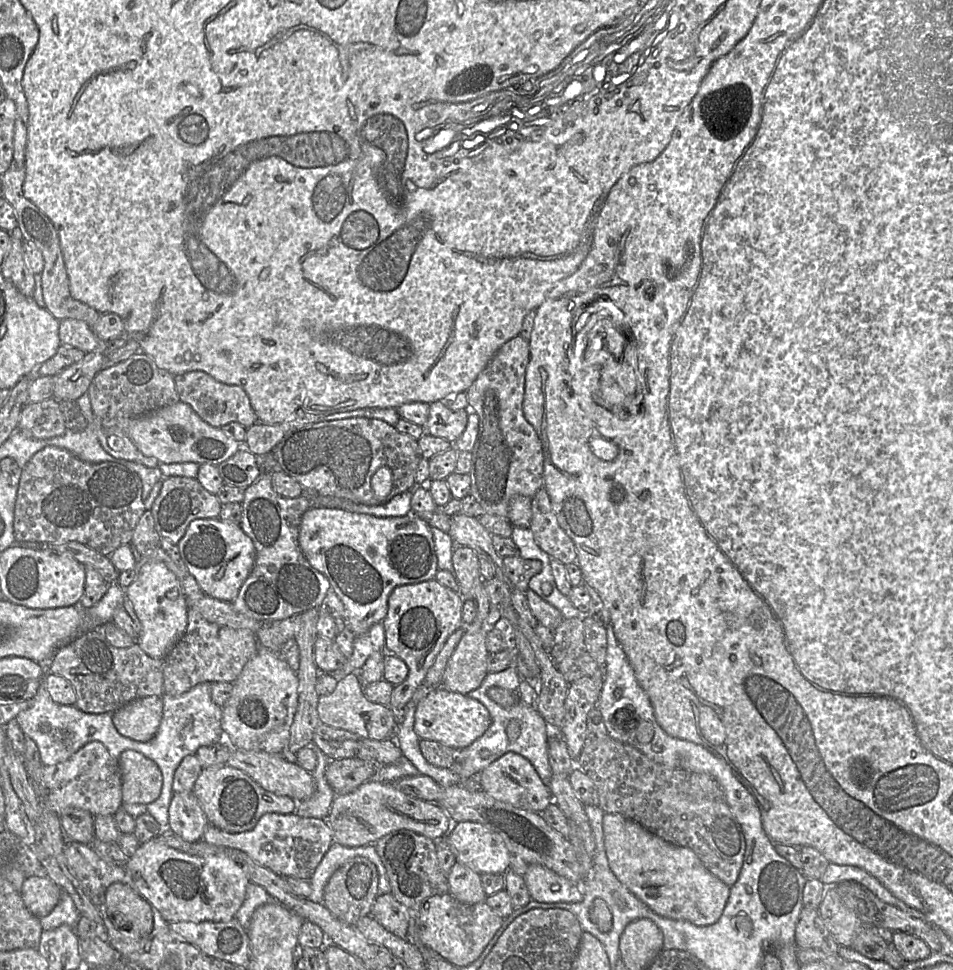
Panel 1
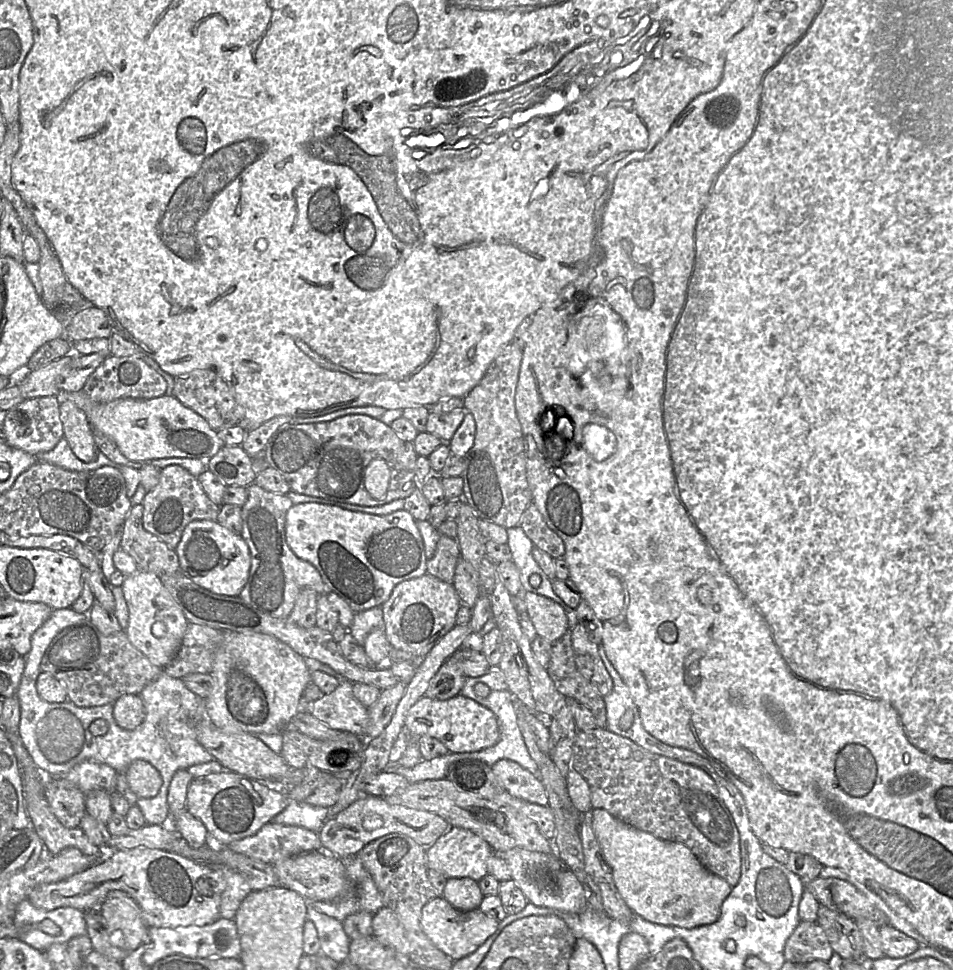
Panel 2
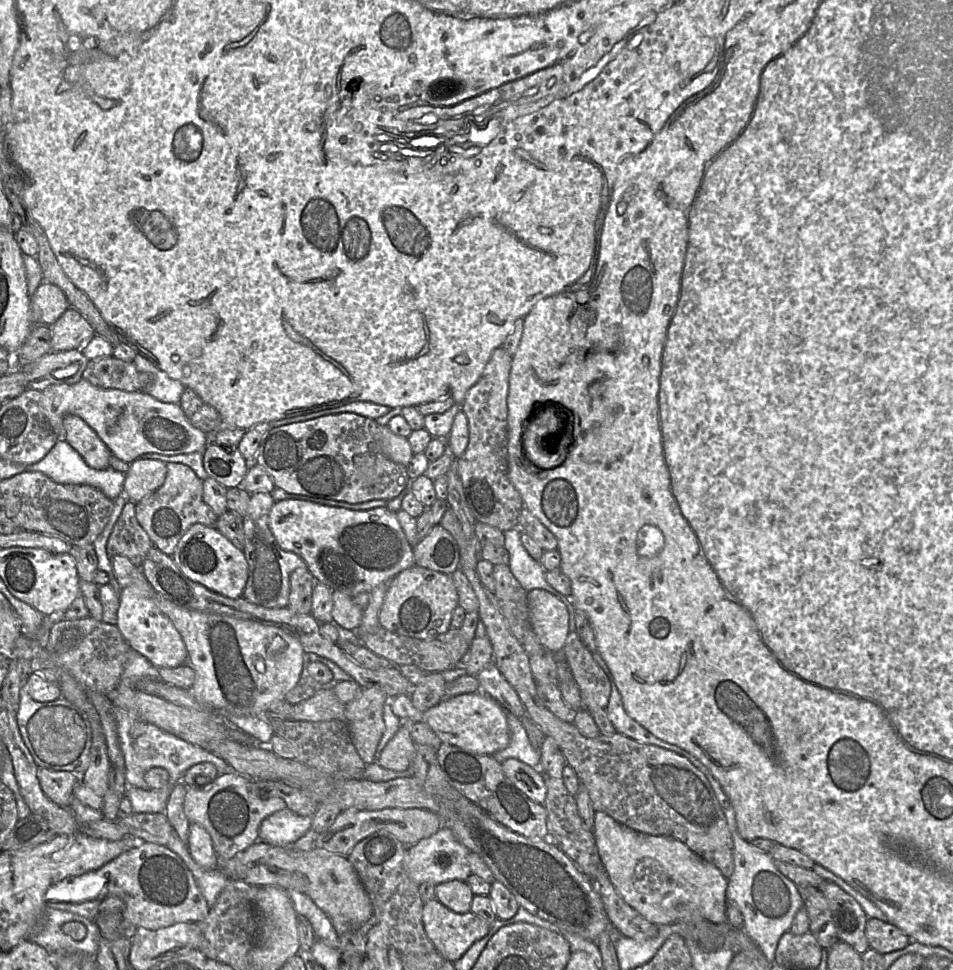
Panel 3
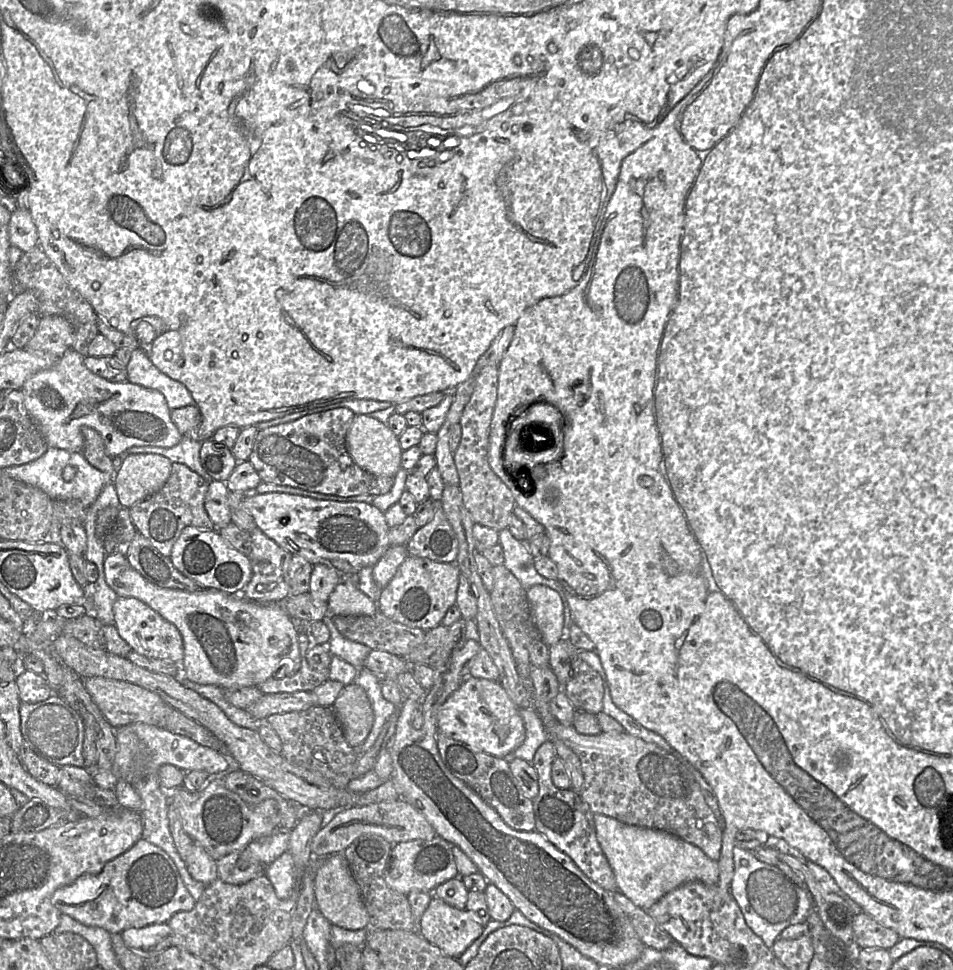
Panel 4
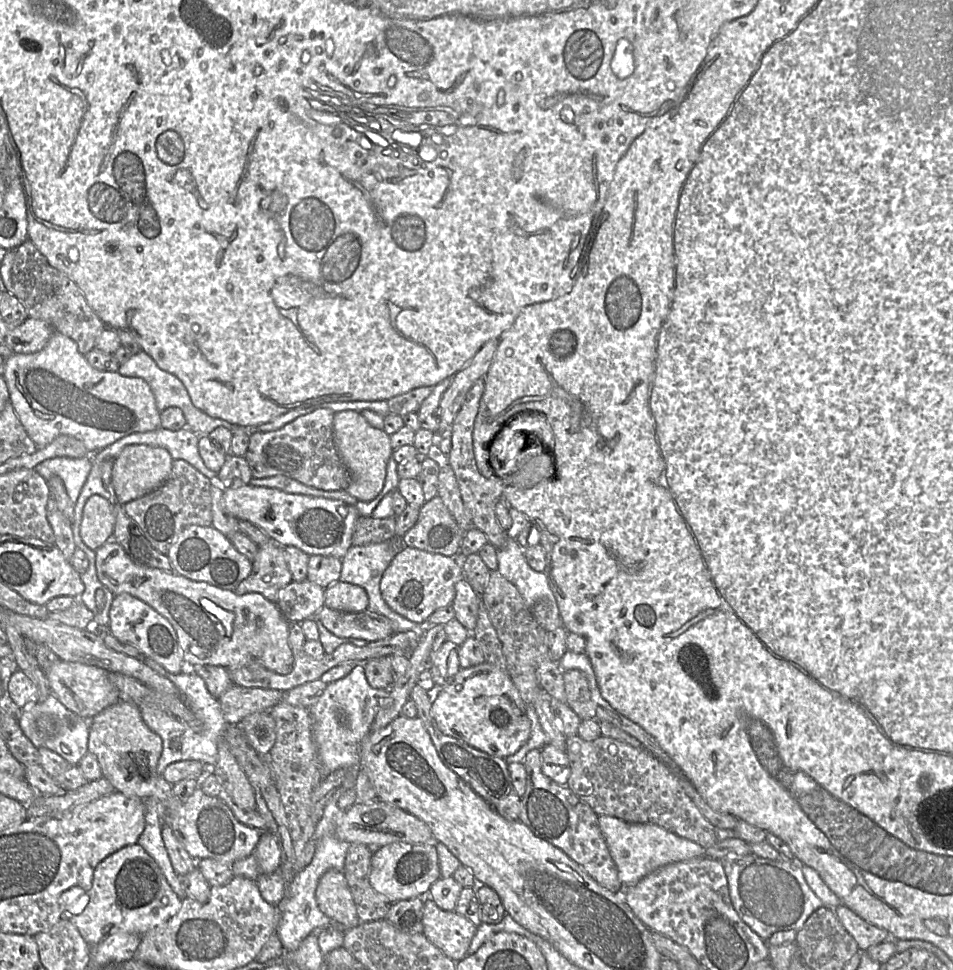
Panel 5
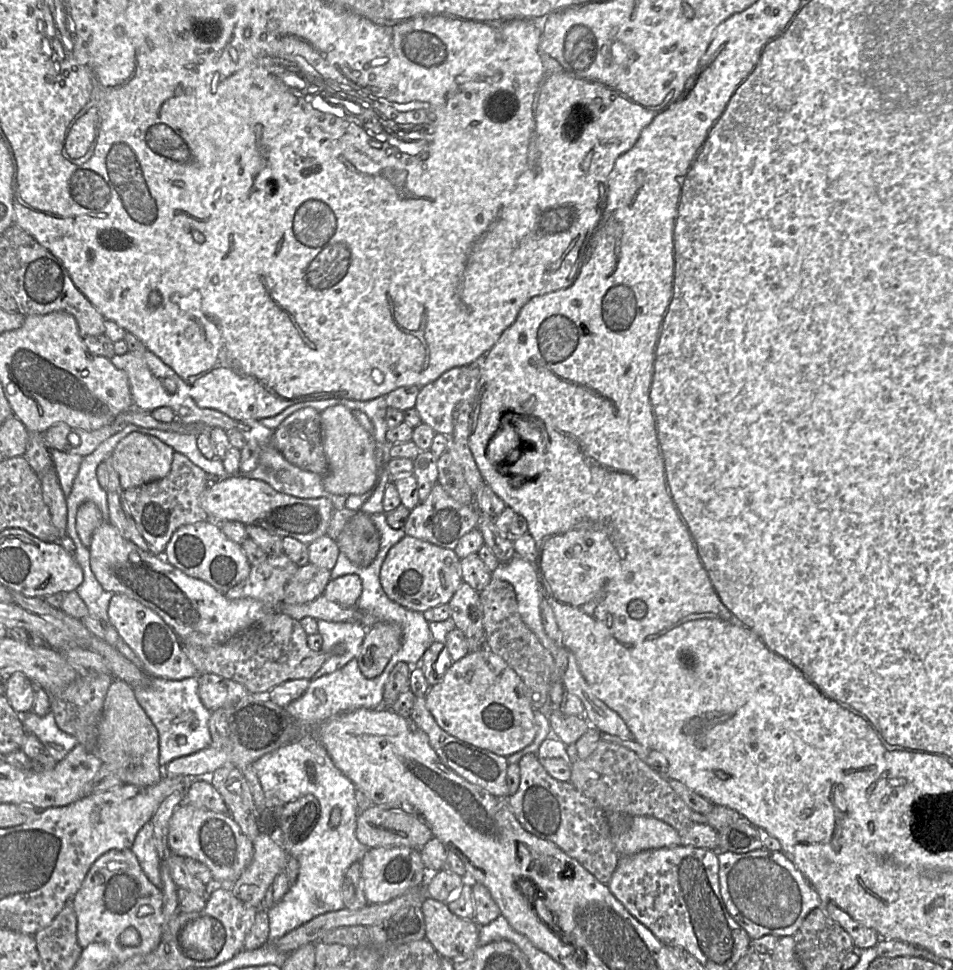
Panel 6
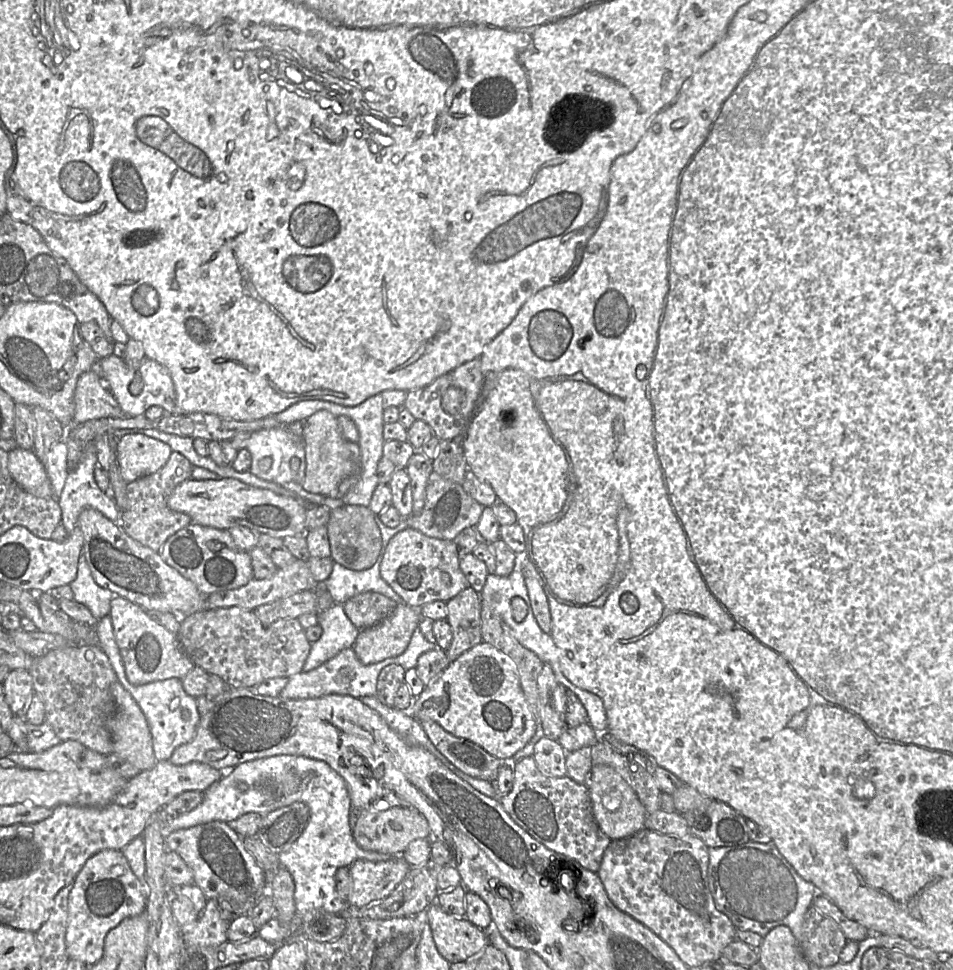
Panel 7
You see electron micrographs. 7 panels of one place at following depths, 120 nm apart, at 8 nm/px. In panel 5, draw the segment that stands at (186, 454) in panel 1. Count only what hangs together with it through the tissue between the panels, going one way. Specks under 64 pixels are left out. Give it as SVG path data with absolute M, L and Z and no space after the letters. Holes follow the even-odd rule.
M58 331L53 332L45 347L38 352L13 353L5 364L3 378L8 387L10 403L28 436L39 448L50 444L60 435L69 435L82 441L93 455L125 436L161 427L160 411L145 380L92 367L85 355L79 352L77 343Z

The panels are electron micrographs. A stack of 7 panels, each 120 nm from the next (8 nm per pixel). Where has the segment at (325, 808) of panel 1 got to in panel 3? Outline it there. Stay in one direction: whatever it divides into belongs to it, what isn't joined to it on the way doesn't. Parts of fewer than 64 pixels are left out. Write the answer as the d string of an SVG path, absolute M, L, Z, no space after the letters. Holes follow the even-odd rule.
M287 807L264 819L258 841L277 847L290 847L311 828L312 816L299 816Z

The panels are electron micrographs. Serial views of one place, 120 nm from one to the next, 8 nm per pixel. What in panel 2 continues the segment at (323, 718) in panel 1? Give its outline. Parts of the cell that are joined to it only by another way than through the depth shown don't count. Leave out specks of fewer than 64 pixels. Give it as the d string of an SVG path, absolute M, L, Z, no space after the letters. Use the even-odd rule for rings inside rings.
M342 679L335 690L323 694L309 706L309 712L328 727L365 737L368 708L353 694L353 683Z

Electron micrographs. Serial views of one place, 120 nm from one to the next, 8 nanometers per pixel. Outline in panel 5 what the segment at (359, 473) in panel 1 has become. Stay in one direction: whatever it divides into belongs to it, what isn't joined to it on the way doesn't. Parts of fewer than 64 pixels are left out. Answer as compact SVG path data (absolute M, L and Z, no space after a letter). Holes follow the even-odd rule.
M317 408L278 430L251 431L244 458L251 469L252 477L260 479L282 475L321 490L346 490L351 478L335 446L334 413L328 408Z

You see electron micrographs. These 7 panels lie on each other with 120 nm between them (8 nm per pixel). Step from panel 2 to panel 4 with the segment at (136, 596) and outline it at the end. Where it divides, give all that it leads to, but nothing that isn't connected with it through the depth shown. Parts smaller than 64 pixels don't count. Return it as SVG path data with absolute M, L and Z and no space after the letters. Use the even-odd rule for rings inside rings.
M118 597L113 606L114 623L120 637L136 653L178 665L182 673L183 640L178 629L144 602L131 597Z

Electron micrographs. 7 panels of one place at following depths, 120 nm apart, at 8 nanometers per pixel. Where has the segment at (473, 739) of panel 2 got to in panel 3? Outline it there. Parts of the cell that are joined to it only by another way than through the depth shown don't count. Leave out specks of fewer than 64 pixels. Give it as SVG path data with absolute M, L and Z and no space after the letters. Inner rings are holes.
M480 691L445 698L427 711L414 707L411 697L398 695L390 698L393 713L402 721L424 722L430 726L442 743L458 746L477 754L493 755L510 743L510 733L504 709L490 696Z

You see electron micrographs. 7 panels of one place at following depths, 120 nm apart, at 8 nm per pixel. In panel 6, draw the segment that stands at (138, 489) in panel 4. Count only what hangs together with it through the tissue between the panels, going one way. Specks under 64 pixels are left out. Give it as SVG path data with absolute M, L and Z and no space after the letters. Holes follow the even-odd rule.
M130 433L112 454L123 490L164 478L171 470L174 452L172 447L154 436Z

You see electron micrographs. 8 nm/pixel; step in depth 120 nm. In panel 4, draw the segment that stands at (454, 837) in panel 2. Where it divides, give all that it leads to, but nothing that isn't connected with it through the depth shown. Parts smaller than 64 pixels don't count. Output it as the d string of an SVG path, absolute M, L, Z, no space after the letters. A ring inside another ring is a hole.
M437 834L428 840L413 840L394 844L385 874L386 884L394 891L408 896L414 891L430 892L438 885L459 877L452 846L453 844Z

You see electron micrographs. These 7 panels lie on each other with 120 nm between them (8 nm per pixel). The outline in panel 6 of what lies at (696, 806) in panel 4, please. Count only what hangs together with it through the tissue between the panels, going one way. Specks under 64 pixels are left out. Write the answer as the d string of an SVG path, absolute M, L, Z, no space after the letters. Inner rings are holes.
M601 739L586 759L577 757L575 744L568 745L567 752L572 762L570 782L606 813L620 812L630 816L654 817L677 831L694 823L694 811L672 789L668 779L641 760L632 750Z

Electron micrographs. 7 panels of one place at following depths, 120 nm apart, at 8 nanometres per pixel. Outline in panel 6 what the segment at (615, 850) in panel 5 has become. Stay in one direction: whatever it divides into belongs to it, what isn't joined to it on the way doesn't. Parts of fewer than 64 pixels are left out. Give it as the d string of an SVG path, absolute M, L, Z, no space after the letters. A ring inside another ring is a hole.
M634 816L630 828L623 834L614 835L613 841L620 856L682 845L676 829L650 816Z

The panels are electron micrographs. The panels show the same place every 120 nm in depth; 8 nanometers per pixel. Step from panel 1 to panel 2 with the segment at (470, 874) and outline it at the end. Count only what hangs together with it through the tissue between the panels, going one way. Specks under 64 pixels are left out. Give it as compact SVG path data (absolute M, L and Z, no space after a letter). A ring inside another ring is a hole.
M467 877L447 879L442 897L459 911L478 909L484 895L478 882Z

